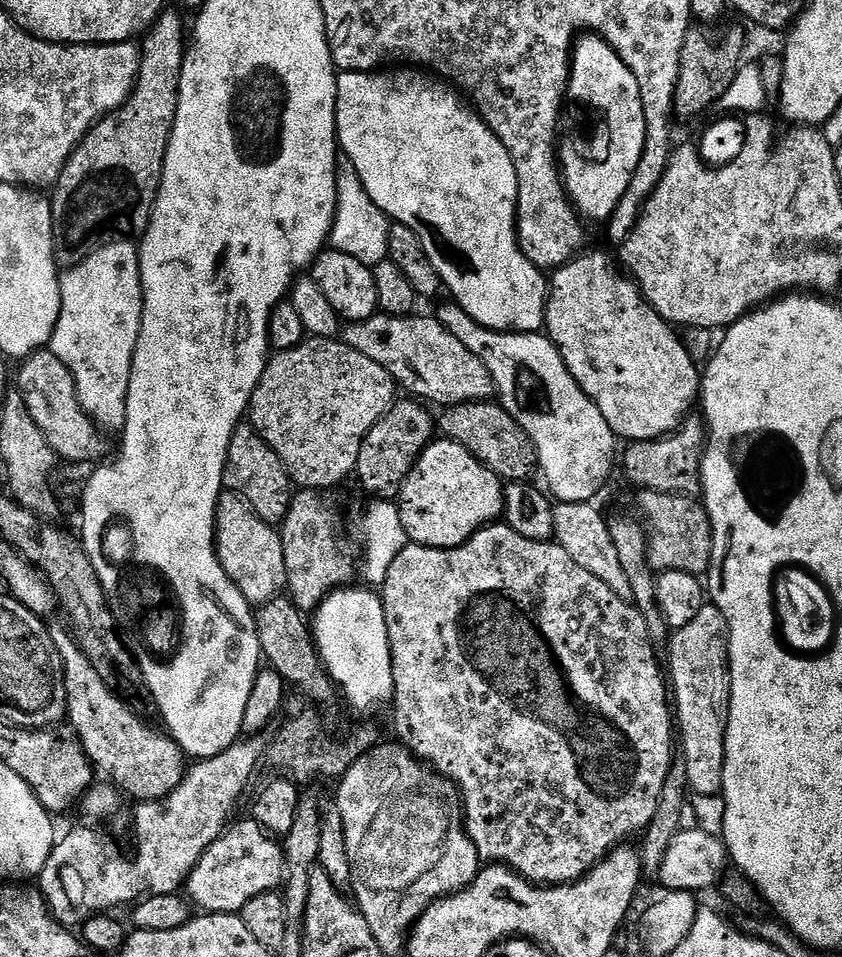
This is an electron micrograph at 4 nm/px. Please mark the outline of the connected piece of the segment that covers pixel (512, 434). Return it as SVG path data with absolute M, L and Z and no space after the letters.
M473 402L471 404L450 404L443 409L444 412L441 416L438 416L438 432L443 439L453 440L458 442L458 446L462 446L474 457L474 459L479 462L479 464L485 464L494 475L500 477L501 481L504 482L528 482L533 479L532 475L537 475L538 472L538 461L536 459L536 448L532 445L532 439L527 436L522 430L522 426L518 426L518 422L514 422L514 418L509 414L505 408L501 406L498 402Z

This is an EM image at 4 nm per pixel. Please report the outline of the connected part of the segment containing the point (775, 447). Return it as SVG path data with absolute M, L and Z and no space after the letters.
M768 428L759 437L761 448L752 448L745 454L745 464L736 467L736 484L742 485L740 493L743 494L744 504L756 510L756 516L767 520L777 520L788 516L788 508L800 500L800 492L804 492L804 480L808 480L808 468L804 468L804 456L800 456L800 448L796 448L796 440L776 428Z

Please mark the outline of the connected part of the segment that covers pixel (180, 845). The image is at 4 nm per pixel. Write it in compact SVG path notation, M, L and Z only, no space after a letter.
M263 735L241 738L222 754L202 760L185 771L183 782L163 800L146 800L136 807L136 856L128 857L116 844L111 844L100 832L92 828L76 828L59 837L52 845L52 853L38 877L39 891L44 897L52 917L65 928L75 929L83 925L93 914L104 914L116 910L119 904L132 906L147 896L175 896L188 883L188 875L206 854L218 837L229 827L232 811L244 796L252 775L260 760L266 756L266 740Z

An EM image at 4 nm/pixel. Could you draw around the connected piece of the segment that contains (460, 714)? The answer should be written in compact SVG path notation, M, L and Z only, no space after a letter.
M493 522L481 528L457 548L405 544L398 558L394 558L390 574L386 574L382 599L392 651L396 732L401 736L397 737L425 765L433 764L437 768L433 769L451 781L458 792L460 787L462 824L468 827L471 847L481 861L510 868L537 886L571 884L574 880L581 880L613 848L631 841L628 839L635 832L640 834L647 829L658 810L662 786L666 784L674 759L674 714L670 709L670 690L665 673L664 676L660 673L662 660L656 657L657 645L650 638L646 618L636 607L618 598L602 578L594 578L590 570L582 570L582 566L578 566L560 544L522 538L522 534L503 522Z

